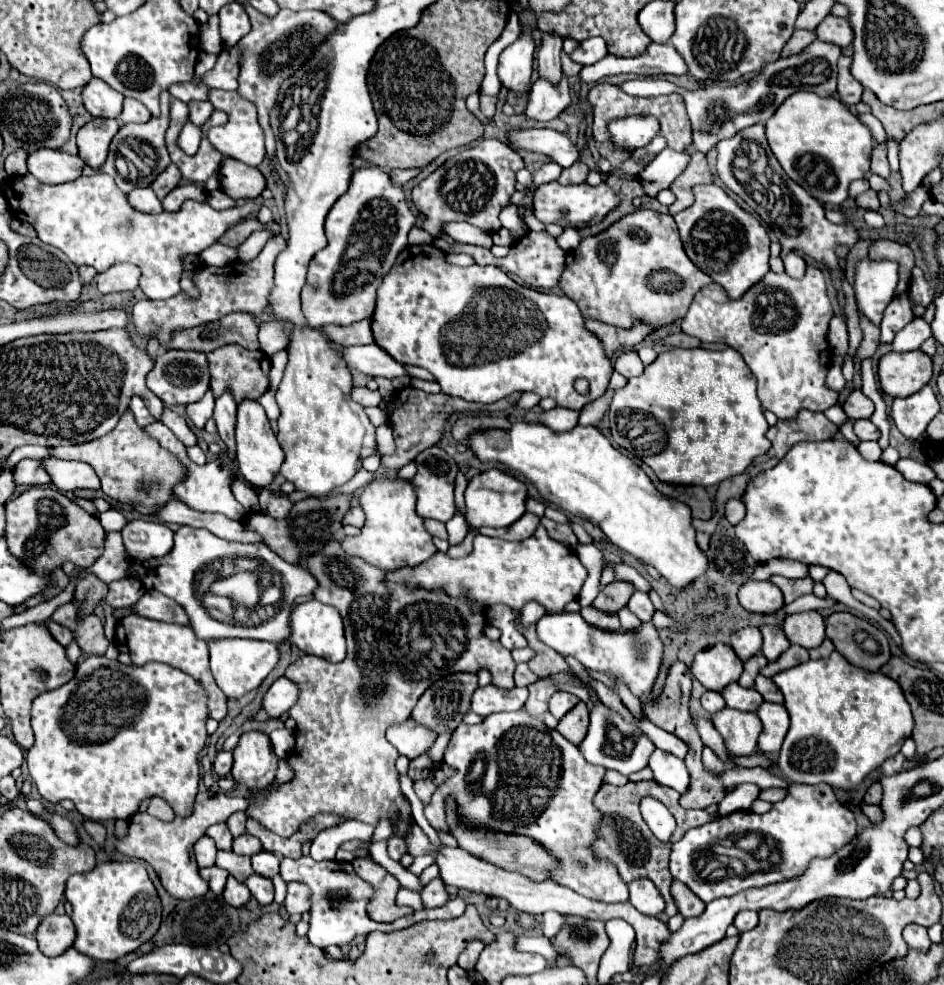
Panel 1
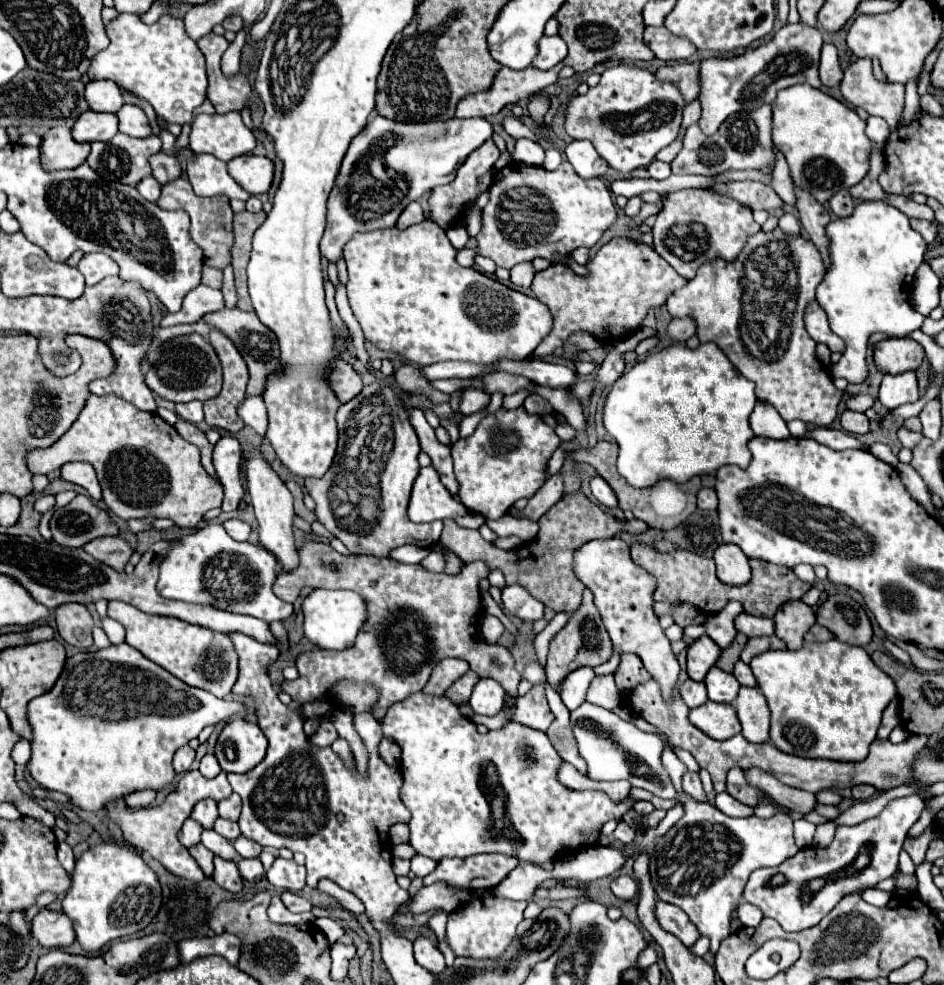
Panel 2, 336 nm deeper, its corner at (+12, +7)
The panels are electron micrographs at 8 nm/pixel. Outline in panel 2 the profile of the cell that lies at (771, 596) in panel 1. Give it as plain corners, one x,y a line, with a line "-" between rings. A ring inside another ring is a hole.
722,543
722,547
716,547
714,561
716,561
716,575
722,583
742,585
750,581
748,557
734,543

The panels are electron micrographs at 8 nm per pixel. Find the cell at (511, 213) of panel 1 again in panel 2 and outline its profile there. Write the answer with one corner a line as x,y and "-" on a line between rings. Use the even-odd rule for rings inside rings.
450,227
448,231
446,231
446,235
448,235
448,239
450,239
450,243
452,243
452,247
454,249
464,249
464,245
468,243
468,233
466,233
466,229
464,227

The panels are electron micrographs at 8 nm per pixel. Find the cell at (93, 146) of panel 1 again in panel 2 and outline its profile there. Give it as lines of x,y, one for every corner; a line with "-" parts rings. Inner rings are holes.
84,111
74,127
72,137
78,143
94,143
94,141
108,141
118,133
118,117
112,113
96,113
96,111

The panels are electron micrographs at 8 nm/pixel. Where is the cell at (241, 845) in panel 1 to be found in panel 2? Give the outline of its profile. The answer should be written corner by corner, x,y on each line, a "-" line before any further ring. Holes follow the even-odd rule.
216,819
216,823
214,823
214,829
216,829
216,833
220,833
222,837
226,837
228,841
234,841
234,839
238,839
242,833
240,833
240,827
238,827
238,823
234,823
234,821
224,821
224,819

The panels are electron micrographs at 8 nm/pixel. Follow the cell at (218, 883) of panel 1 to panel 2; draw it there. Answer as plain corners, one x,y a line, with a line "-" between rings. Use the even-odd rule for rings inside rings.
198,843
198,845
190,847
188,851
190,851
190,855
196,859
196,863
198,863
198,865
200,865
200,869
204,871
204,875
206,875
206,877
210,877
210,875
212,875
212,871
214,871
214,865
212,865
214,853
212,853
212,851
208,851
202,843

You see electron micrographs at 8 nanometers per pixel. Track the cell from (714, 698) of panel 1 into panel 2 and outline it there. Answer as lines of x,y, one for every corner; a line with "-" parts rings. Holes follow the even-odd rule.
686,679
682,685
680,685
680,695
684,699
684,703
694,709
694,707
700,707
702,703
708,701
708,695
706,695
706,685
704,683
696,683
692,679

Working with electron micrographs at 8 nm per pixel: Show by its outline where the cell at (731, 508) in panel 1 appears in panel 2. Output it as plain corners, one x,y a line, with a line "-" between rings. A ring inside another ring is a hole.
702,487
702,489
698,491
698,507
700,507
700,509
716,509
716,507
718,507
716,491

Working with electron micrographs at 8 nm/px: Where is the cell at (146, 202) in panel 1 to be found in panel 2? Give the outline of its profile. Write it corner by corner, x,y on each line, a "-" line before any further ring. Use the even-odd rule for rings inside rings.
146,177
146,179
142,179
142,181
136,185
136,189
138,189
138,193
140,193
144,199
148,199
148,201
158,201
160,191
162,191
162,185
160,185
154,177

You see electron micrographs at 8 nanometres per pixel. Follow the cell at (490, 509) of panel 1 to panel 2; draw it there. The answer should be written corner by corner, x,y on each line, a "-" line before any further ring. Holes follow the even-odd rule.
524,407
512,411
498,409
486,415
468,439
458,439
452,445
460,501
468,511
484,519
500,519
510,513
518,499
530,499
544,485
548,461
558,445
560,437
554,429
546,425
540,415
530,415

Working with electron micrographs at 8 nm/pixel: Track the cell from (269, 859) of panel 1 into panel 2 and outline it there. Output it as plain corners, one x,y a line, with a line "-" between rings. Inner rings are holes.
238,837
232,845
234,845
238,857
258,857
260,851
262,851
262,847
256,841
250,841
250,839
244,839
244,837

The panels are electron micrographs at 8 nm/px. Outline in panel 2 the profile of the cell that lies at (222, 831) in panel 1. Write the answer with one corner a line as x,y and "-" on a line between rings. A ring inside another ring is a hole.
204,799
200,803
196,803
196,807
192,809
190,815
194,821
198,821
204,829
212,829
214,821
218,819
218,809
216,809
216,801
214,799

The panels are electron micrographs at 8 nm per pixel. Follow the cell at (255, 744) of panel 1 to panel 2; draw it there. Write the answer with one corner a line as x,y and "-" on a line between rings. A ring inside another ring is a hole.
232,719
220,731
214,755
226,773
250,771
266,755
266,737
256,723

